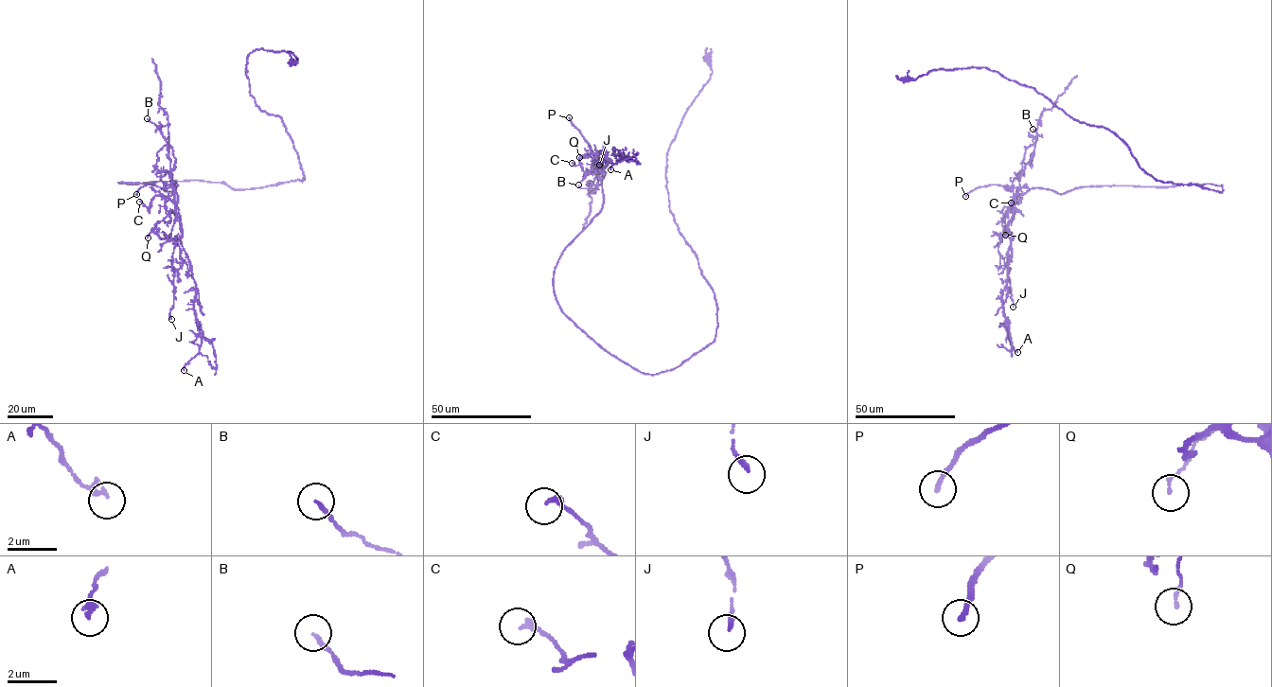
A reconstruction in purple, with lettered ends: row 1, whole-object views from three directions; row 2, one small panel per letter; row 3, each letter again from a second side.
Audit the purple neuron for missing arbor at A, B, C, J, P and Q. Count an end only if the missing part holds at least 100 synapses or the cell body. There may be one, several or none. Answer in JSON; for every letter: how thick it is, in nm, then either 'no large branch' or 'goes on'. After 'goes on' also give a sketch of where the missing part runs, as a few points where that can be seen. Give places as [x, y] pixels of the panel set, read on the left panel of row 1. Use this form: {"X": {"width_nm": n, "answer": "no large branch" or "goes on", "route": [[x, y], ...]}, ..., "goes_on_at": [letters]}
{"A": {"width_nm": 240, "answer": "no large branch"}, "B": {"width_nm": 150, "answer": "no large branch"}, "C": {"width_nm": 240, "answer": "no large branch"}, "J": {"width_nm": 180, "answer": "no large branch"}, "P": {"width_nm": 200, "answer": "goes on", "route": [[136, 194], [132, 197], [132, 193], [141, 183], [142, 176]]}, "Q": {"width_nm": 130, "answer": "no large branch"}, "goes_on_at": ["P"]}

